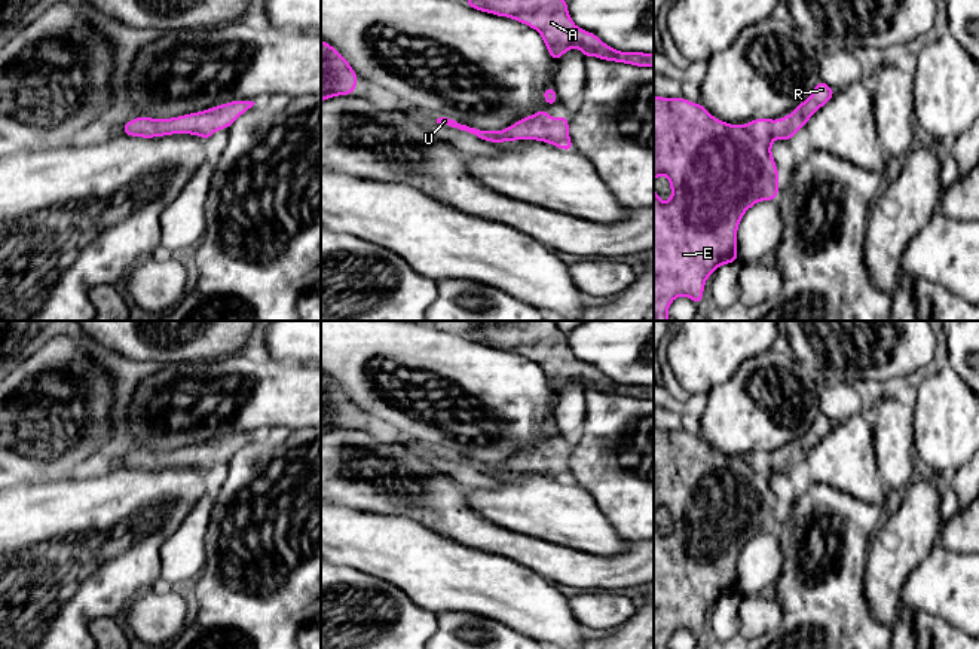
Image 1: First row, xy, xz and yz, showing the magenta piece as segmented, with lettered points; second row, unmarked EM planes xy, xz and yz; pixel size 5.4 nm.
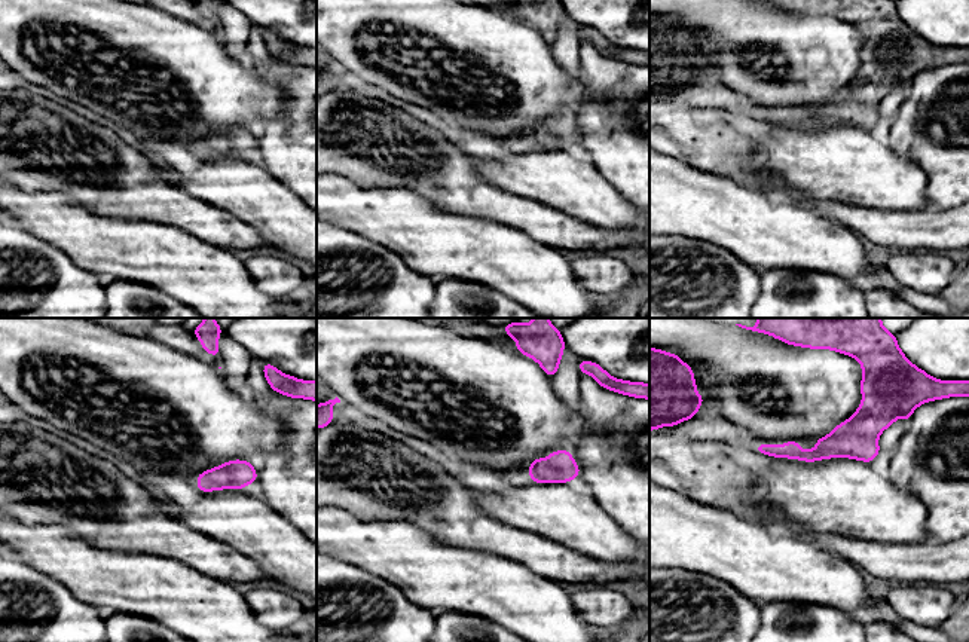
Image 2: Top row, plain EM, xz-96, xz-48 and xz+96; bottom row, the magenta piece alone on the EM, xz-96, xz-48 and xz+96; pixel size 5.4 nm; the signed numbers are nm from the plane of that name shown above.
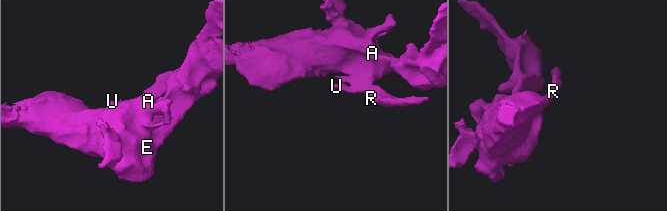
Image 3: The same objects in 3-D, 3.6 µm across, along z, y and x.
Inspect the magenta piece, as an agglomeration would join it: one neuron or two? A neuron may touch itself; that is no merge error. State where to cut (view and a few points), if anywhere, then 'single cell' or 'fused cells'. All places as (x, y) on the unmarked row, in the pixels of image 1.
no cut | single cell

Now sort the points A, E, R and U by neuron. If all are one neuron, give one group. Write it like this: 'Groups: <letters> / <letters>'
Groups: A E R U

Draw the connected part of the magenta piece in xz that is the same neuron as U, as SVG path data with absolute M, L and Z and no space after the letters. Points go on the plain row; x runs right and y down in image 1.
M544 443L523 450L517 453L514 457L504 463L481 463L475 460L469 460L466 457L461 457L456 453L440 450L437 456L449 457L452 460L458 460L461 463L466 463L477 471L490 475L504 475L504 474L514 474L514 472L538 472L544 475L550 475L563 483L573 483L573 477L569 471L569 457L566 447L551 451L550 447Z

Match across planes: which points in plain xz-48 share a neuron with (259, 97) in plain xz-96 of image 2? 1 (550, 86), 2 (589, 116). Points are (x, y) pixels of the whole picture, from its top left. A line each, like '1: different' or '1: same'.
1: same
2: different

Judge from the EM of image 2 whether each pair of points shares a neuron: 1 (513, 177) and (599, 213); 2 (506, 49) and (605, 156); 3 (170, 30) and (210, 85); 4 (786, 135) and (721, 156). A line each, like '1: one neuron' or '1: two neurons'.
1: one neuron
2: two neurons
3: one neuron
4: two neurons

